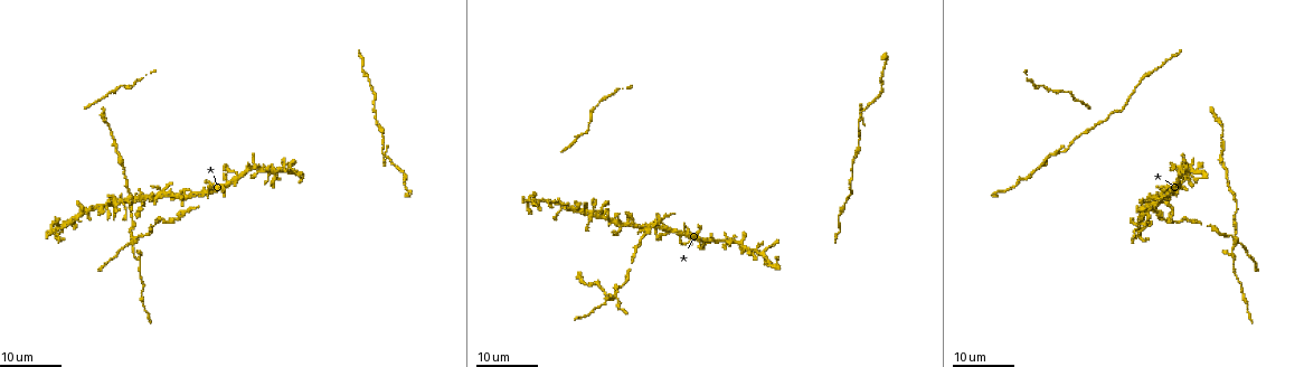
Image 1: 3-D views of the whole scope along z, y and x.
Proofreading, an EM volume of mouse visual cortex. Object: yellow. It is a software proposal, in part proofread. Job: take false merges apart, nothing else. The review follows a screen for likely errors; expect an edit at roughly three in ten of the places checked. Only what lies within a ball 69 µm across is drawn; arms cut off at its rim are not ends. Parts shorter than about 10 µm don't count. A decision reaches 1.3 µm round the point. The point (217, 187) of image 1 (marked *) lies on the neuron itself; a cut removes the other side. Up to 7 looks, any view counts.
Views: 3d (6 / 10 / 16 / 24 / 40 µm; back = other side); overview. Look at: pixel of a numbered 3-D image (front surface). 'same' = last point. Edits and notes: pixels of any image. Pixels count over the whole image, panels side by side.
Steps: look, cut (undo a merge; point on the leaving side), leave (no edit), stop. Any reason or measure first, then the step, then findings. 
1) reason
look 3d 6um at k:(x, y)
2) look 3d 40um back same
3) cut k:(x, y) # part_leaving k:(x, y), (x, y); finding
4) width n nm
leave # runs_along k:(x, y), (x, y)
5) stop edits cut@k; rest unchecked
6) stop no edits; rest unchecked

branch point
look 3d 16um at 1:(1156, 201)

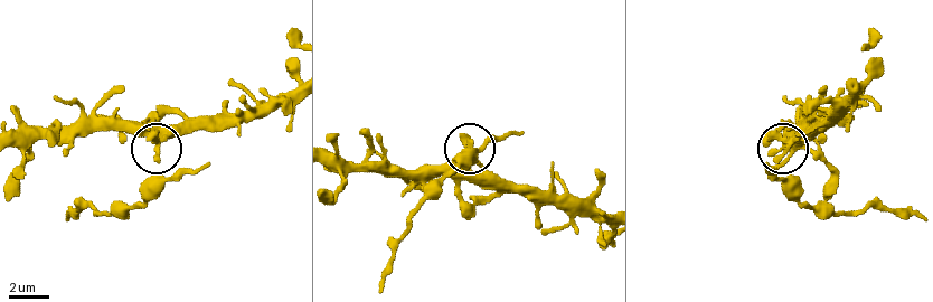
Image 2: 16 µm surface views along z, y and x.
look 3d 6um at 2:(156, 146)

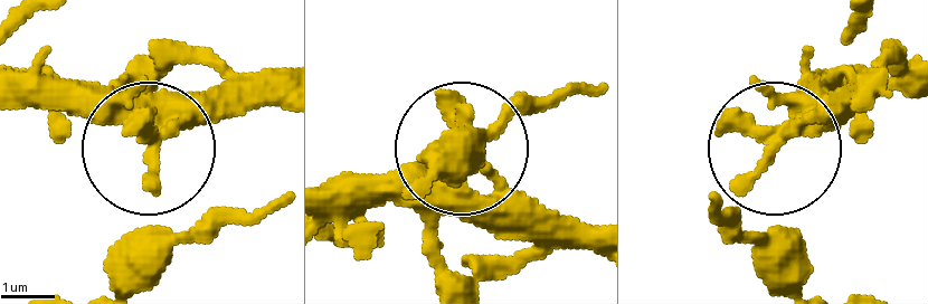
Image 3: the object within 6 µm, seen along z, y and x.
arms 3
leave # runs_along 3:(599, 248), (559, 235), (466, 138); one neuron here

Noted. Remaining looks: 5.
arms run side by side
look 3d 16um at 1:(1193, 172)

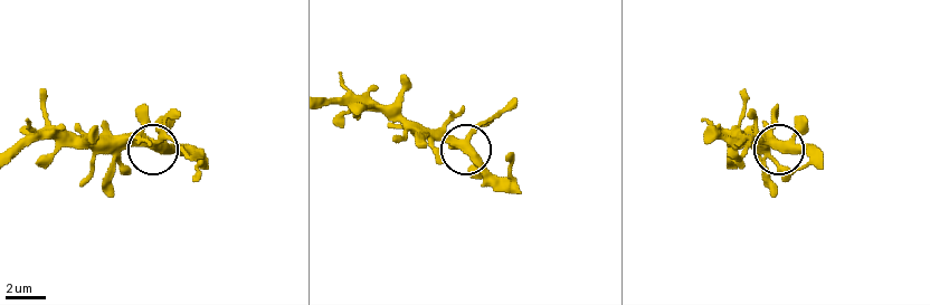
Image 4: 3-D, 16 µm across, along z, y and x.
look 3d 10um at 4:(464, 141)

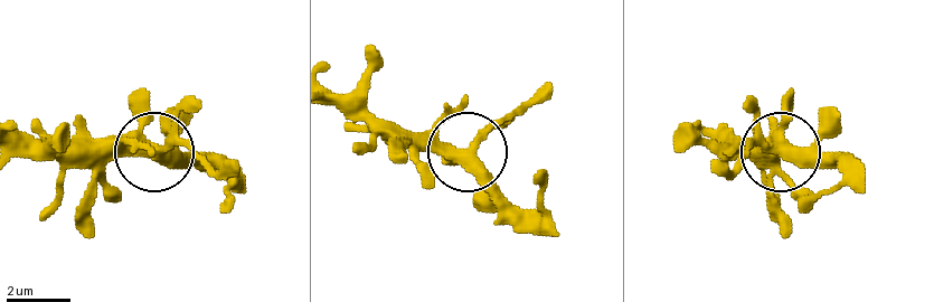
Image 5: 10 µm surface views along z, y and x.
leave # runs_along 5:(18, 142), (179, 147), (232, 166); one neuron here

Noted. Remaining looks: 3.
three-way junction
look 3d 16um at 1:(384, 158)

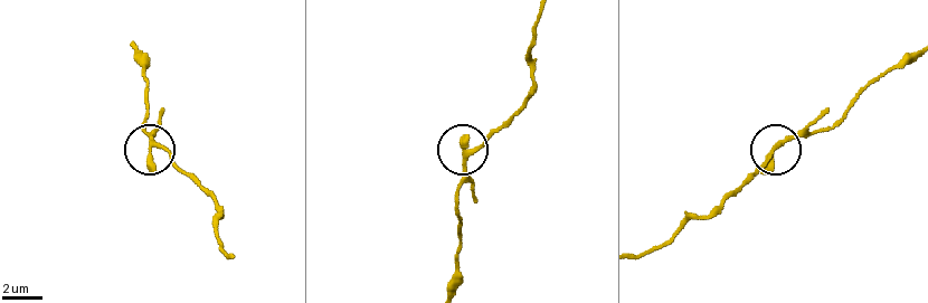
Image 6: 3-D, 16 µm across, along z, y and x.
look 3d 6um at 6:(778, 144)

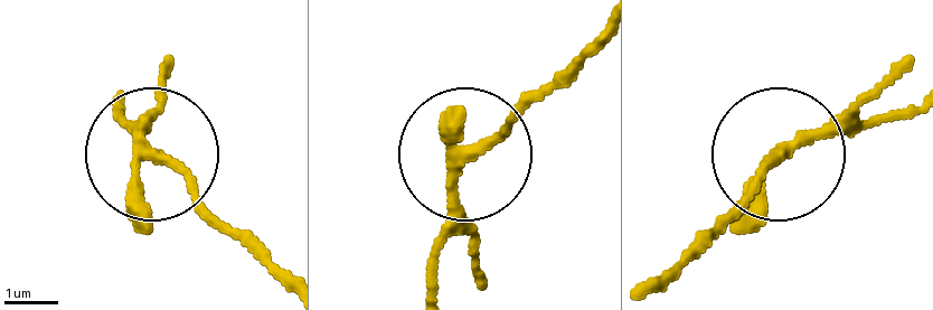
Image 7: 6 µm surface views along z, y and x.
arms 3
leave # one neuron here

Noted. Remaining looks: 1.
stop no edits; rest unchecked

